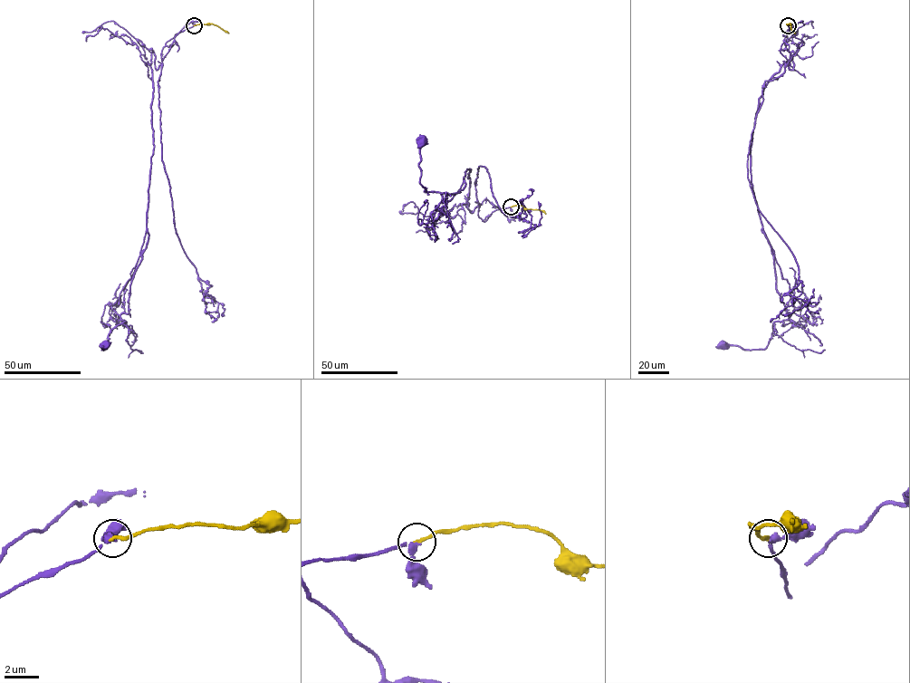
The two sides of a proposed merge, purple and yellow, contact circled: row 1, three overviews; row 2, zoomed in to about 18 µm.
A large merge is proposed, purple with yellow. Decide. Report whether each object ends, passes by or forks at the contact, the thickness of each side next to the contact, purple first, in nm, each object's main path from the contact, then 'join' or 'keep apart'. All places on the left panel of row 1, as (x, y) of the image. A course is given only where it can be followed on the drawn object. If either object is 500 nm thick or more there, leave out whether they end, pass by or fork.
purple passes by; yellow ends there; 260 nm thick on the purple side, 190 nm on the other; purple runs (194, 25), (166, 43), (158, 69), (151, 52), (148, 240), (125, 321), (103, 344); yellow runs (194, 25), (213, 24), (228, 33); join

